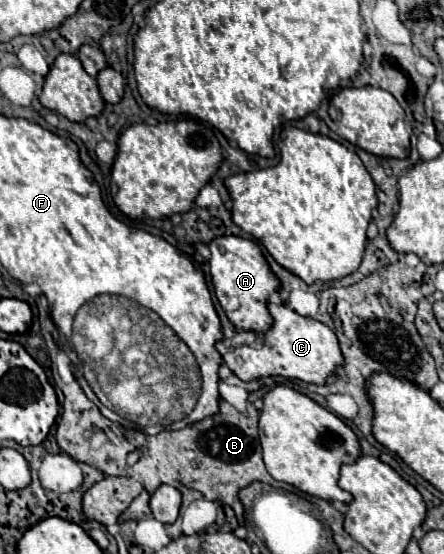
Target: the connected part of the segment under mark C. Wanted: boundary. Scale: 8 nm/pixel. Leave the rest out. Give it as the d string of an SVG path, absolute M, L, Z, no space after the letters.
M269 298L267 310L273 318L273 324L267 332L261 334L241 330L235 332L233 338L223 338L215 344L223 362L241 380L283 376L283 378L299 378L309 384L325 384L325 378L333 372L337 364L341 364L341 348L335 332L323 322L297 314L277 298Z

